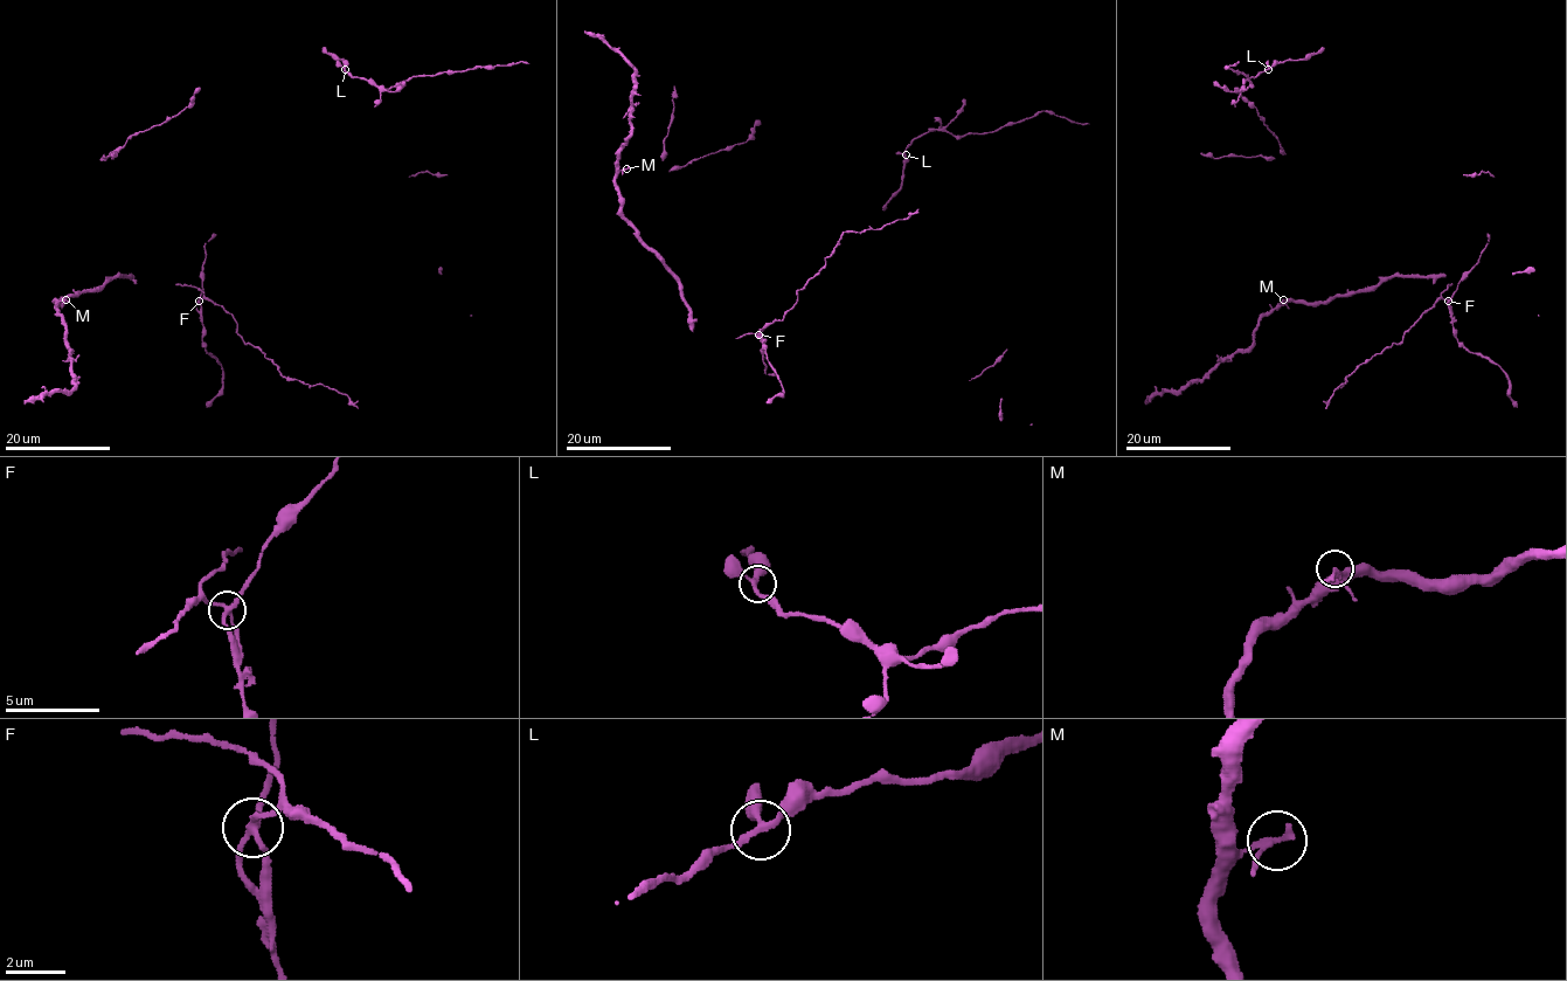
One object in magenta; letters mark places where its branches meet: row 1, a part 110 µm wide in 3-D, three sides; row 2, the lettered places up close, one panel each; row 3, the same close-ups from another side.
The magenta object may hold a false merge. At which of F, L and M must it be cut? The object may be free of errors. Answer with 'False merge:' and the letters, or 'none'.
False merge: F

